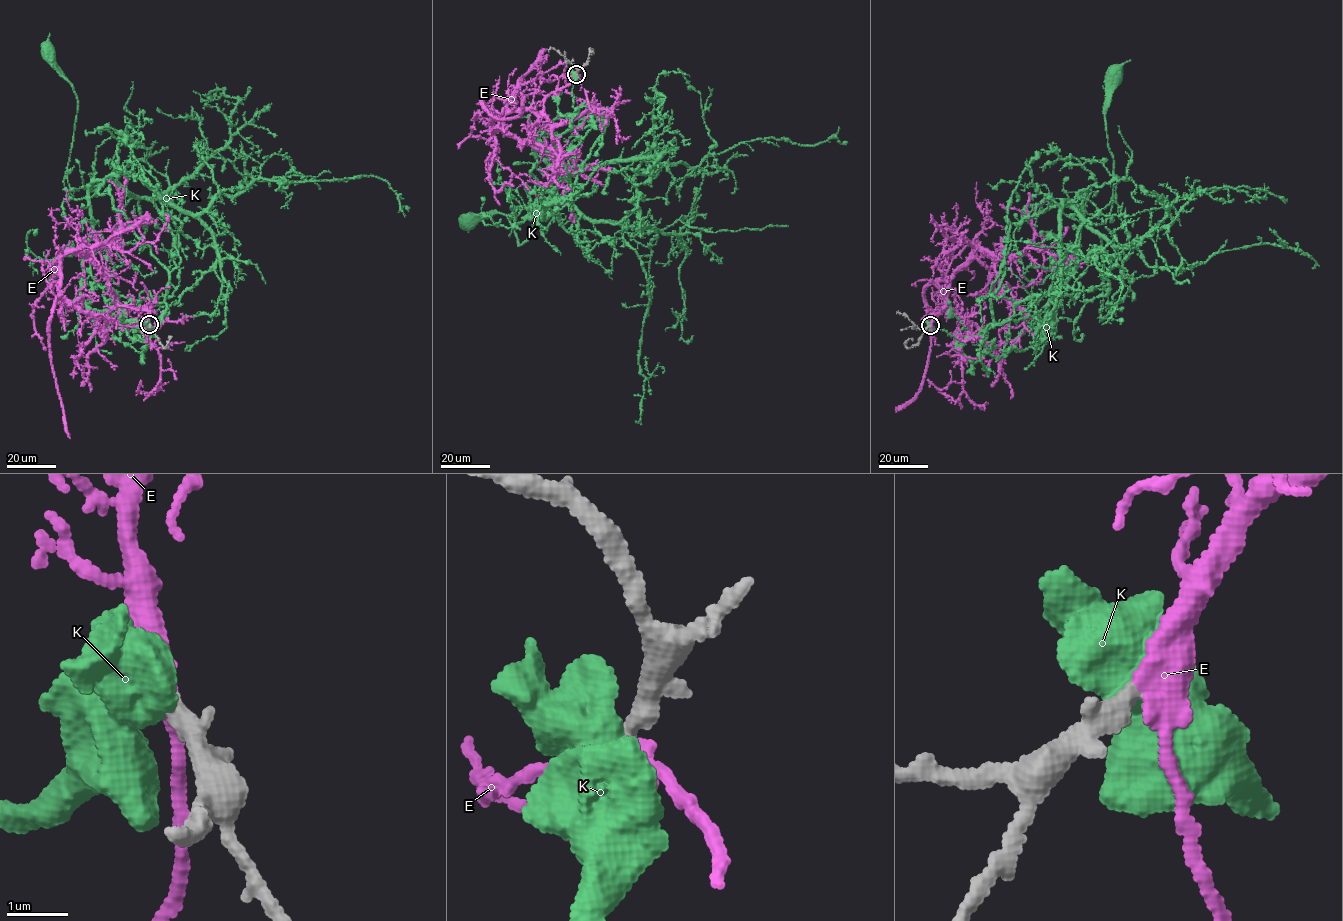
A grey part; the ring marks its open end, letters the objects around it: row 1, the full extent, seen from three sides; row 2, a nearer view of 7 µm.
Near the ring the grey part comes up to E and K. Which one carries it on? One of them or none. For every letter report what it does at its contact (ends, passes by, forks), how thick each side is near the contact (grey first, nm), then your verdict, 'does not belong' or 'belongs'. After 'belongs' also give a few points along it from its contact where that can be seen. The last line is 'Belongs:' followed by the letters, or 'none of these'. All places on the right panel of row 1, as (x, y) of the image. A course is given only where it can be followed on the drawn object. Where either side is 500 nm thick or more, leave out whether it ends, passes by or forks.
E: it passes by; 340 nm thick on the grey side, 440 nm on the other; belongs; it runs (929, 326), (945, 304), (954, 312), (945, 292), (976, 245), (1027, 254), (1047, 270), (1088, 262), (1097, 253)
K: 360 nm thick on the grey side, 600 nm on the other; does not belong
Belongs: E

